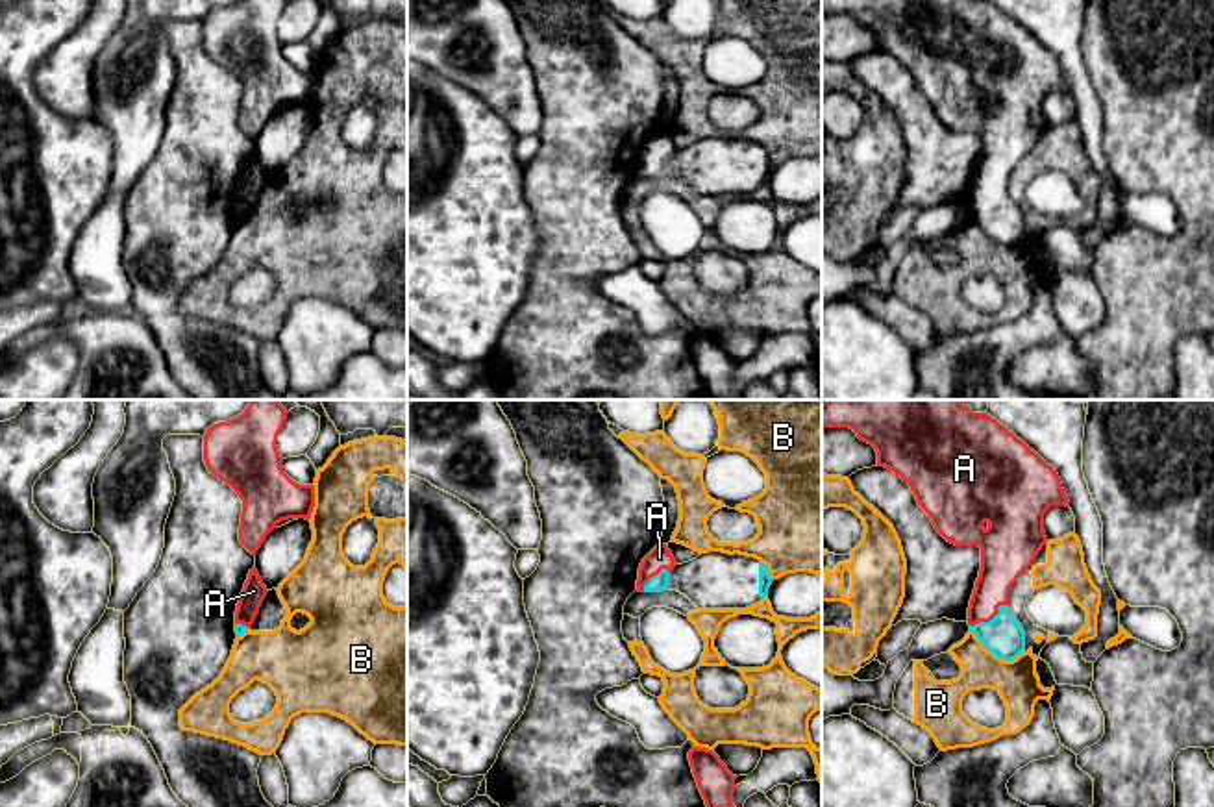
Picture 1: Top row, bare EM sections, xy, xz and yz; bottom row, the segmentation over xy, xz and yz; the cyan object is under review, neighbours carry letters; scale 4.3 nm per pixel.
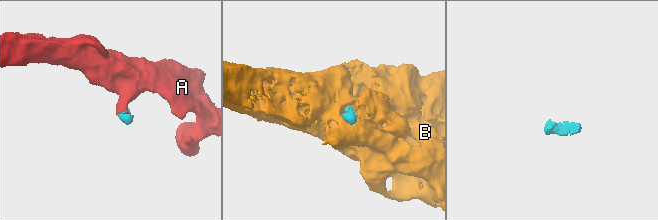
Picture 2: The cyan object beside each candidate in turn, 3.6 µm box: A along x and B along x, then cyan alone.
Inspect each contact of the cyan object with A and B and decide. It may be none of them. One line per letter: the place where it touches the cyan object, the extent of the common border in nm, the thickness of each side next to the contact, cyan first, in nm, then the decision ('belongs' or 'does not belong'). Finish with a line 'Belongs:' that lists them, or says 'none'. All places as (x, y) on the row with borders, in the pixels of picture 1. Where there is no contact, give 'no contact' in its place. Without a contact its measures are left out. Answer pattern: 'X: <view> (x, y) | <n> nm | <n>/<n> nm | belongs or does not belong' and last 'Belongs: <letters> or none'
A: yz (992, 619) | 190 nm | 180/190 nm | belongs
B: yz (996, 656) | 260 nm | 180/190 nm | does not belong
Belongs: A

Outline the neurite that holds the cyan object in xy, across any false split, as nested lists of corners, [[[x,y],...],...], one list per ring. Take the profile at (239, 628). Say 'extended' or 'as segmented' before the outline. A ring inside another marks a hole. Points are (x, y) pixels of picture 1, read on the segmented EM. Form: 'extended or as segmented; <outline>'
extended; [[[255,566],[250,570],[244,589],[241,592],[237,611],[235,611],[235,633],[241,637],[254,624],[259,607],[266,596],[266,587],[263,585]]]

